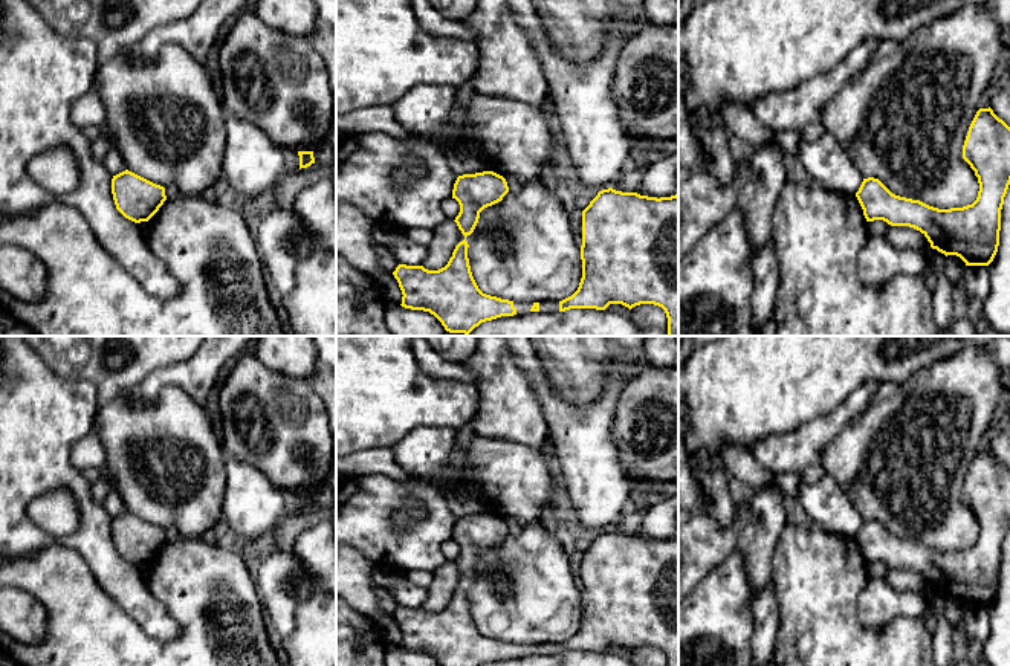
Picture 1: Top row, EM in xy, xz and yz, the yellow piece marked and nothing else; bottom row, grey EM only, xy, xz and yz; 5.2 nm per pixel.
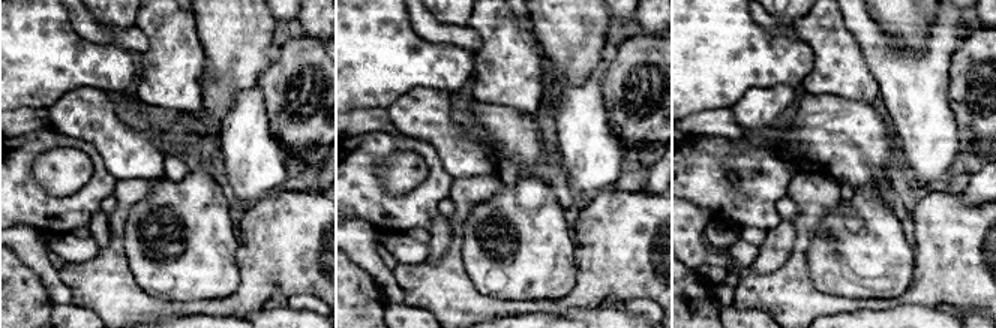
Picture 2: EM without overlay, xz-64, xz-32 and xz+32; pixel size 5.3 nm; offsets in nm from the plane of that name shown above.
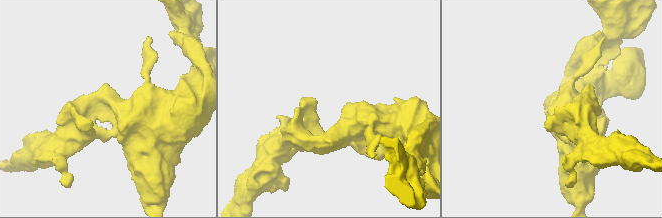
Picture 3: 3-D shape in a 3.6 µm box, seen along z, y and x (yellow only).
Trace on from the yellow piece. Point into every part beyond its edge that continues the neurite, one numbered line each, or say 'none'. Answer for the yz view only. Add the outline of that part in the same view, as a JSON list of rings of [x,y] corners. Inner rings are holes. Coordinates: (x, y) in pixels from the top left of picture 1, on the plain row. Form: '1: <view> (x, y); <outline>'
none

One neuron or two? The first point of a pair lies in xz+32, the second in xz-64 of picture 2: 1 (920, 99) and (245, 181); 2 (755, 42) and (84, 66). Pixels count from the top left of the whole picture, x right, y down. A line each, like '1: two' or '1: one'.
1: one
2: one

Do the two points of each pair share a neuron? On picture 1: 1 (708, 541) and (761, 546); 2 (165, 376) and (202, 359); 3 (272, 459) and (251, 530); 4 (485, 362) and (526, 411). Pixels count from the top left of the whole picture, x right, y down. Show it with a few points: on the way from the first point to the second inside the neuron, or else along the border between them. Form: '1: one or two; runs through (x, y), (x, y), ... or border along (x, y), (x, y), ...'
1: one; runs through (721, 541), (747, 541)
2: one; runs through (174, 376), (185, 376), (193, 368)
3: two; border along (236, 459), (255, 466), (281, 492)
4: one; runs through (497, 375), (503, 388), (514, 399)

